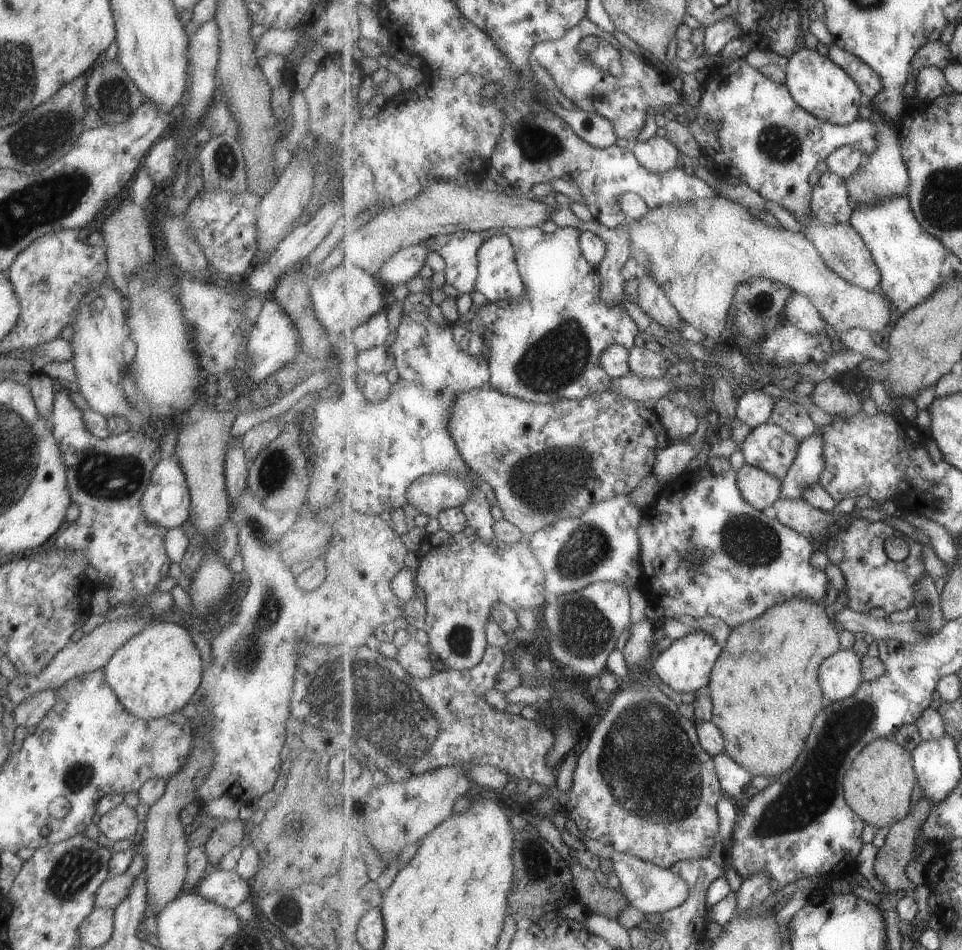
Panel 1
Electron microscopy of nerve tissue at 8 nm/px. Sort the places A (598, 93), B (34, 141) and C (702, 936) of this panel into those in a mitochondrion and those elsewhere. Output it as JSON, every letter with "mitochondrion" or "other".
{"A":"mitochondrion","B":"mitochondrion","C":"other"}

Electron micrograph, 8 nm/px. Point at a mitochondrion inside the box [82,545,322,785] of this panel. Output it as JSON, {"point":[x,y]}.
{"point":[243,651]}

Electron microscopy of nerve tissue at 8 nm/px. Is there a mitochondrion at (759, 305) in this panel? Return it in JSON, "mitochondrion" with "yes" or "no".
{"mitochondrion":"yes"}

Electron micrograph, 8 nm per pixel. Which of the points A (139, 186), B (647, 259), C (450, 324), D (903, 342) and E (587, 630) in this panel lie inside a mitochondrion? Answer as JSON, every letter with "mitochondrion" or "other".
{"A":"other","B":"mitochondrion","C":"other","D":"other","E":"mitochondrion"}

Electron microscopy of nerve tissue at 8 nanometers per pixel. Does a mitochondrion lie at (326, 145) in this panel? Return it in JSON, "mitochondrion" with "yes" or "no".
{"mitochondrion":"yes"}

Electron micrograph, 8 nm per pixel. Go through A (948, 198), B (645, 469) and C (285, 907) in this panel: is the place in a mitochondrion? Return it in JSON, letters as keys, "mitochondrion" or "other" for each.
{"A":"mitochondrion","B":"other","C":"mitochondrion"}

